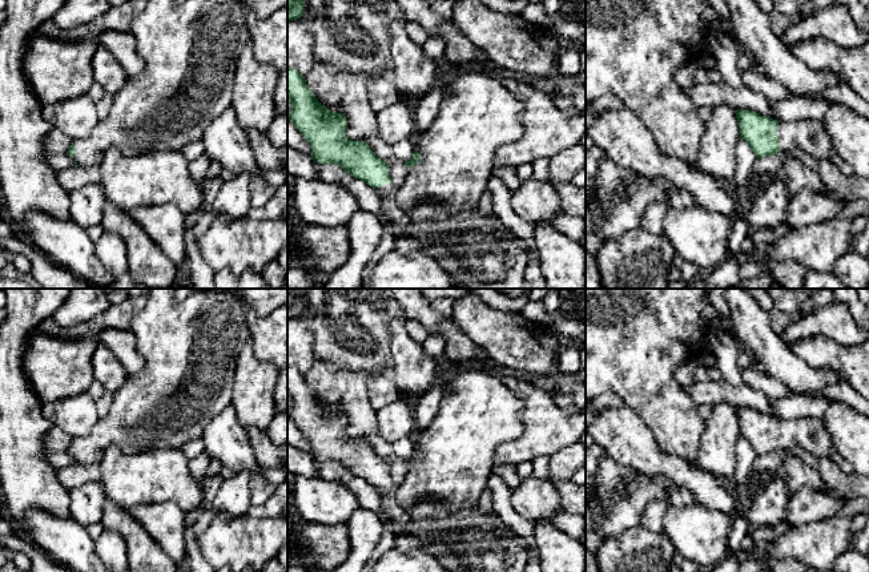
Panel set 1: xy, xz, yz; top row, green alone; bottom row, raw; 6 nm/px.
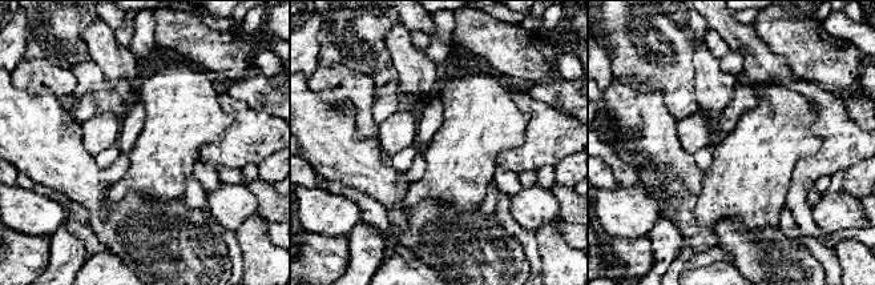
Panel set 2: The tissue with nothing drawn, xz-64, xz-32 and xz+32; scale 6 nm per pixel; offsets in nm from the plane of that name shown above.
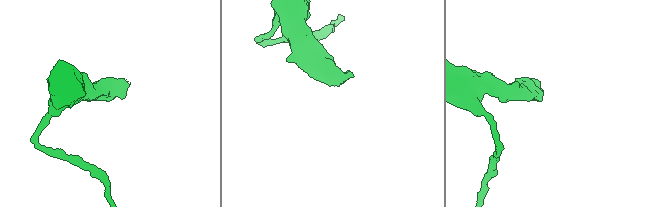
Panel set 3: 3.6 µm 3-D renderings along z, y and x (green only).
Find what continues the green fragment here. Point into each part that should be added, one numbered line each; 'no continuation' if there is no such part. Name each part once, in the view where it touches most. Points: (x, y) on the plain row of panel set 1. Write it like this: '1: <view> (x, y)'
1: yz (809, 435)

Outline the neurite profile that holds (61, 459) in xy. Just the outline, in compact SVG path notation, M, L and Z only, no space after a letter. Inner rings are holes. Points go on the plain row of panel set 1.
M48 451L47 459L56 468L64 468L75 464L75 456L68 451L60 451L60 452Z

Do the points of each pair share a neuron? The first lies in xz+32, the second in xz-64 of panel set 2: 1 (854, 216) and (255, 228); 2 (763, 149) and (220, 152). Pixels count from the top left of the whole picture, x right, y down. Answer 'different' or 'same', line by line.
1: different
2: different

